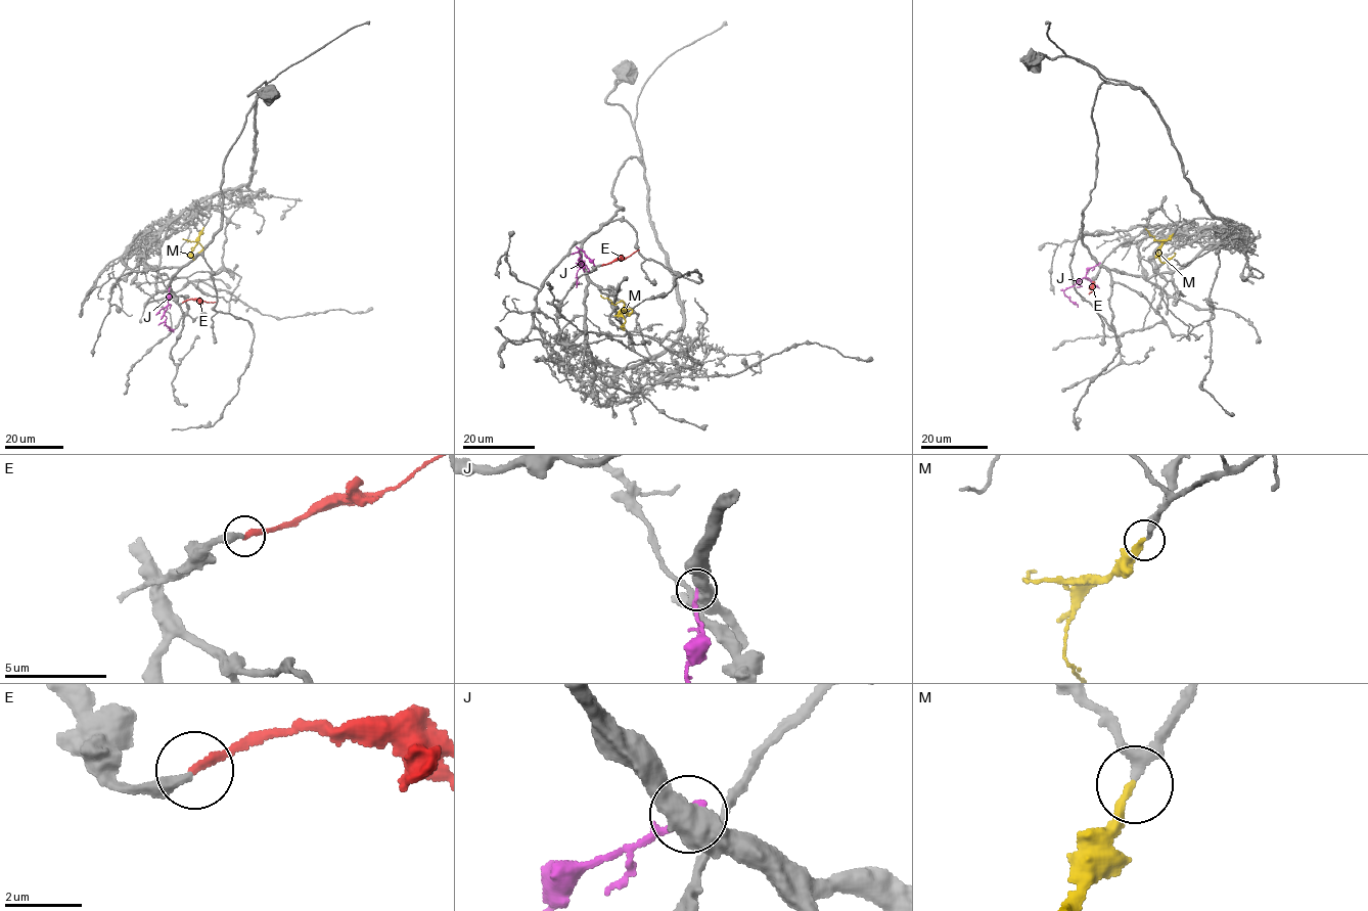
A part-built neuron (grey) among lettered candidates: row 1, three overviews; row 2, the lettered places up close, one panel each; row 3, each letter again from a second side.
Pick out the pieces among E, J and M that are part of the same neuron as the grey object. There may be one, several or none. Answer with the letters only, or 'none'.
E, M

